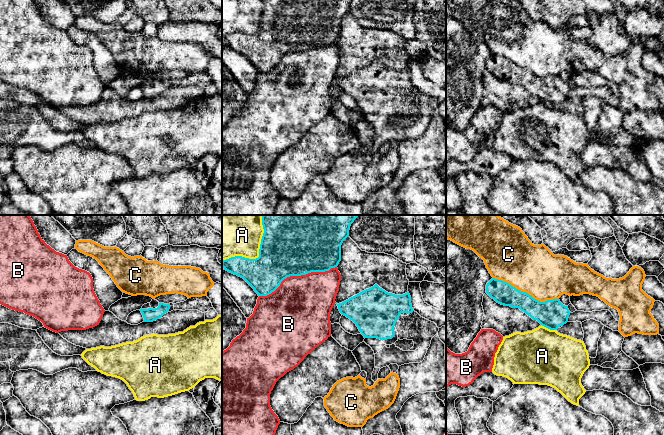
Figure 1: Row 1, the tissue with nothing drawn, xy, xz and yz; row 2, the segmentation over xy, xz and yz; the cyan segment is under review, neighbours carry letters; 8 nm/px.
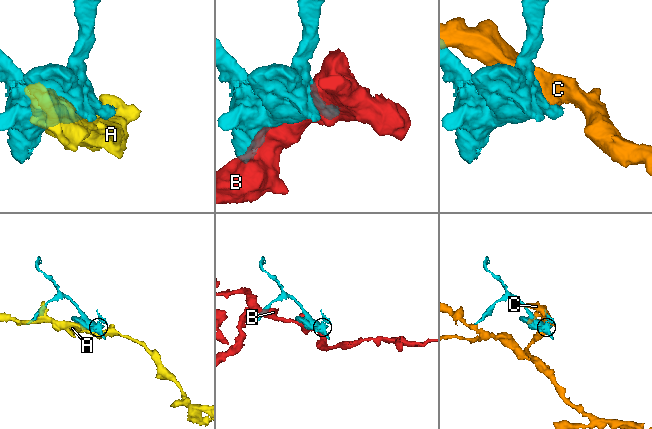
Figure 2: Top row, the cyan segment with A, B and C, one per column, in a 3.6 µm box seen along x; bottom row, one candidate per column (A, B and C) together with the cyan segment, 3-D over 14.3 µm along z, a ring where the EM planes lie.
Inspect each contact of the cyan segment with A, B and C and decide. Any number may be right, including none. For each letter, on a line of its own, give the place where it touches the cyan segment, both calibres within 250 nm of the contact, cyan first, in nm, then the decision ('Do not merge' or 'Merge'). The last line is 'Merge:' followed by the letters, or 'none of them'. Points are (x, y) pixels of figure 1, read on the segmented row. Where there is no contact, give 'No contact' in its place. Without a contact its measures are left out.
A: Touches cyan at xz (259, 254). Thickness 460 nm (cyan) against 380 nm. Do not merge
B: Touches cyan at xz (297, 275). Thickness 500 nm (cyan) against 480 nm. Do not merge
C: Touches cyan at yz (525, 292). Thickness 200 nm (cyan) against 400 nm. Do not merge
Merge: none of them

